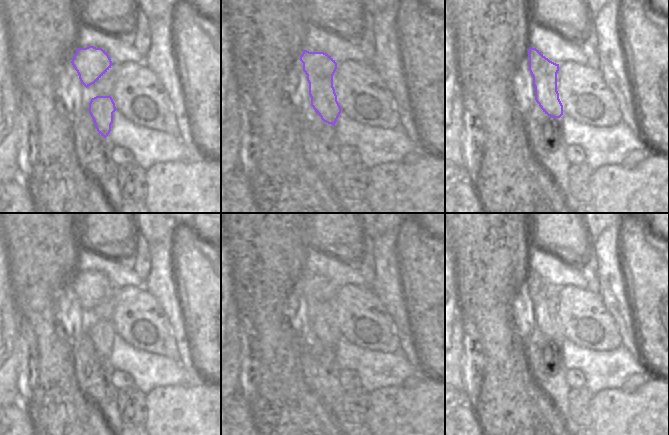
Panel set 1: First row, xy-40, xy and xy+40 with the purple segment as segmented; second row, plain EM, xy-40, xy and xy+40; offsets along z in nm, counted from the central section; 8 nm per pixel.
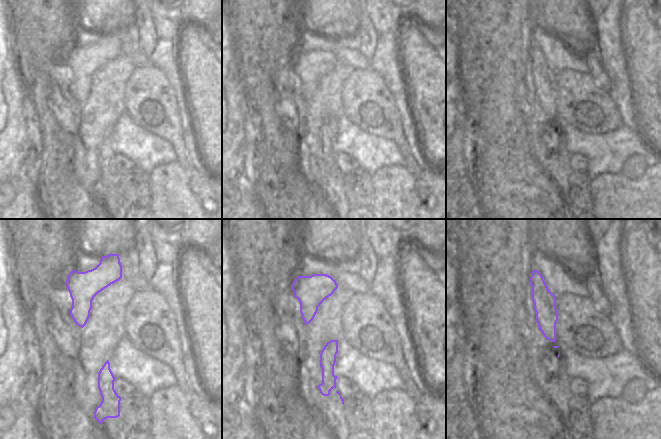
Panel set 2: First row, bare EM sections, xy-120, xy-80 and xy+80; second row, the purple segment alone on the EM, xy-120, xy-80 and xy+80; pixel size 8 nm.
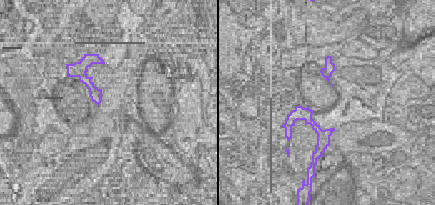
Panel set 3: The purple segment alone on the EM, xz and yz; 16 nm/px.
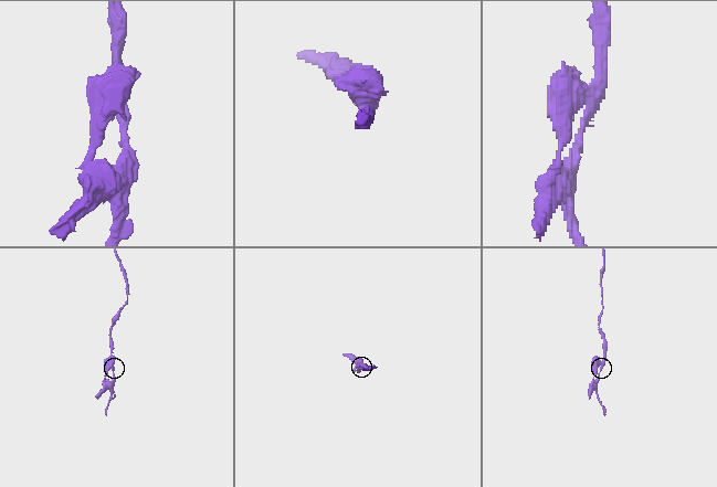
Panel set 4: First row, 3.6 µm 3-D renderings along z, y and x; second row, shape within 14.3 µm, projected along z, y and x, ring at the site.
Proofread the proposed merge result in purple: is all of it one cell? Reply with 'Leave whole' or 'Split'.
Split

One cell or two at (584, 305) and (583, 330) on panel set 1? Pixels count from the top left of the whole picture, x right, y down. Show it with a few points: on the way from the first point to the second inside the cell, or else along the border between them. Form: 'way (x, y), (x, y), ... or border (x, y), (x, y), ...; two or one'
way (584, 311), (584, 324); one

